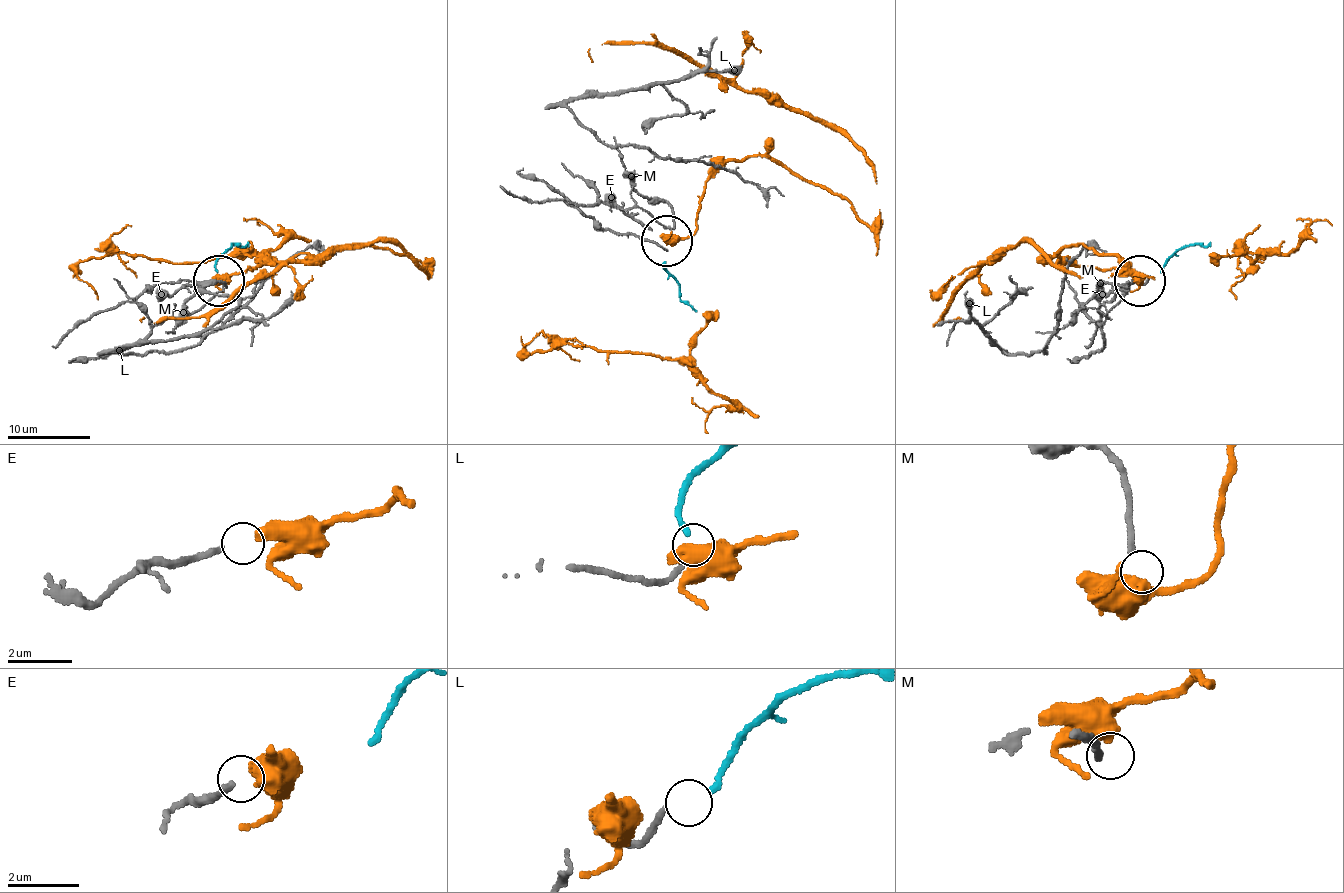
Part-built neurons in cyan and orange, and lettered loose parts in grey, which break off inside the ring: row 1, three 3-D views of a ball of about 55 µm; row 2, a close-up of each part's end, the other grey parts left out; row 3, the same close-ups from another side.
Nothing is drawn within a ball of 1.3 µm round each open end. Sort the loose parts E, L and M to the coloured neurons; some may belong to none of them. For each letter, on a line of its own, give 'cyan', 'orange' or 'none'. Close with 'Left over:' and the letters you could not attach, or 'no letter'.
E: orange
L: cyan
M: none
Left over: M

